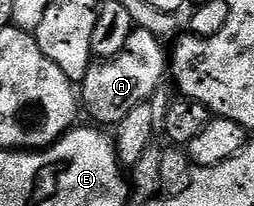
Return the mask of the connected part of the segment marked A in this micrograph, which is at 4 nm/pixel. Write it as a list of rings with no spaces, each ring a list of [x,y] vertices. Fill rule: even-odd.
[[[134,28],[123,51],[109,61],[90,64],[87,75],[79,83],[79,101],[101,127],[115,127],[135,107],[146,104],[149,96],[167,77],[167,49],[151,31]],[[109,125],[109,126],[105,126]]]

